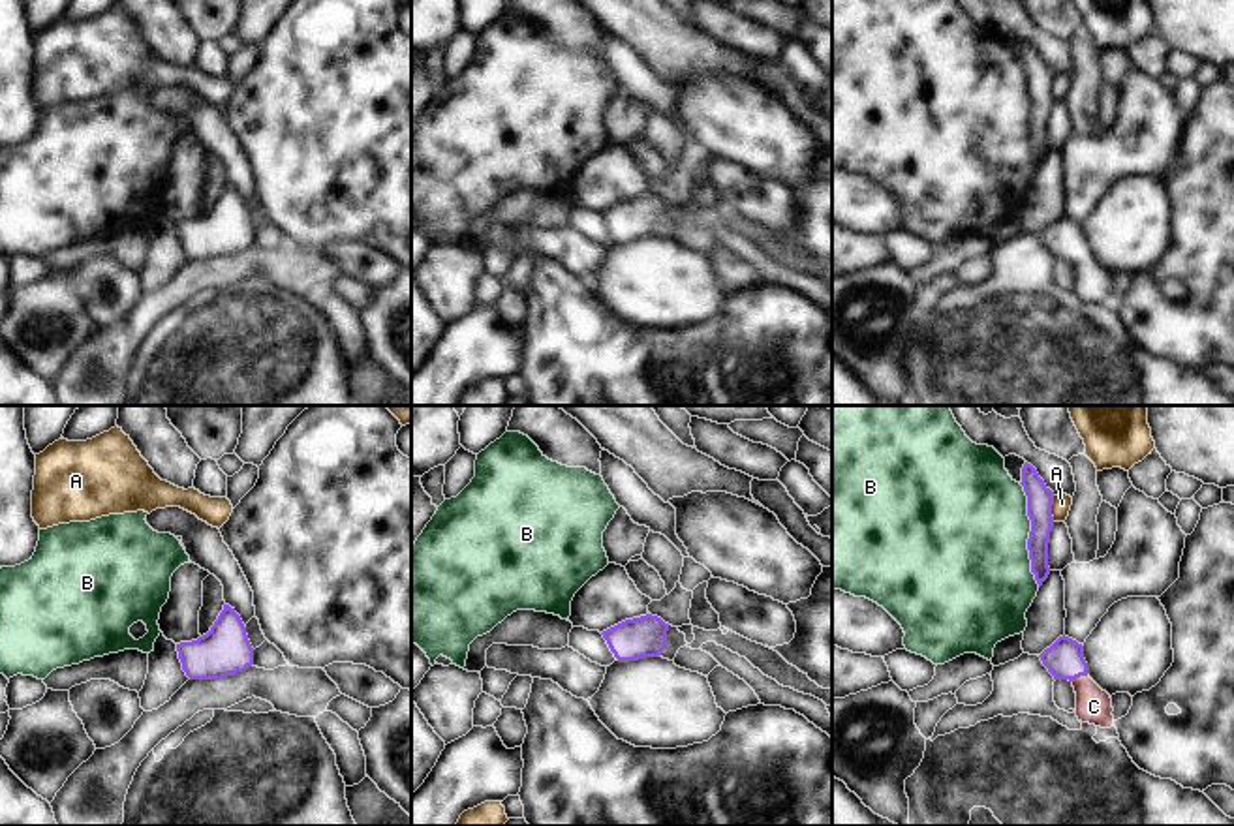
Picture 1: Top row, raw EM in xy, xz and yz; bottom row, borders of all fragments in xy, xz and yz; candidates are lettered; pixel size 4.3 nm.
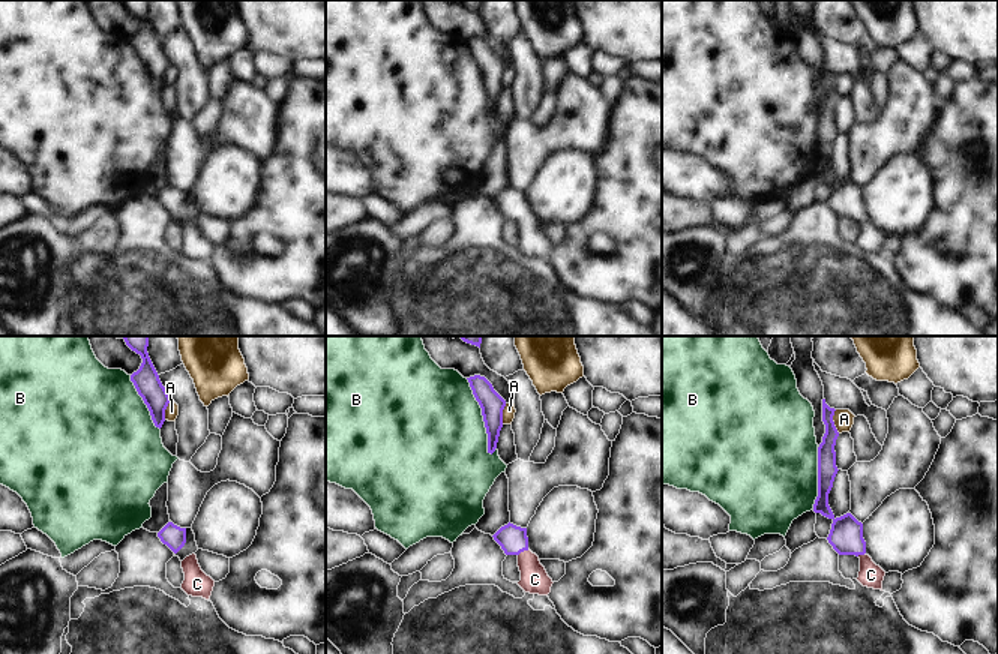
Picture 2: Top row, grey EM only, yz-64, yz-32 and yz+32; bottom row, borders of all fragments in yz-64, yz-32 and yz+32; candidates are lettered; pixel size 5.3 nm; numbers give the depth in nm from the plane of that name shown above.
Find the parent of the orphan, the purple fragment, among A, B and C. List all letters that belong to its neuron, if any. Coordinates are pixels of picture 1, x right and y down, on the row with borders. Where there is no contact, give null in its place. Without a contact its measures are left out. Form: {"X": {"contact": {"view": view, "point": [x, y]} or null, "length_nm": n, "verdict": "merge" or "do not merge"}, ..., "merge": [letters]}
{"A": {"contact": {"view": "yz", "point": [1050, 509]}, "length_nm": 110, "verdict": "do not merge"}, "B": {"contact": {"view": "yz", "point": [1030, 535]}, "length_nm": 460, "verdict": "do not merge"}, "C": {"contact": {"view": "yz", "point": [1079, 676]}, "length_nm": 80, "verdict": "merge"}, "merge": ["C"]}

